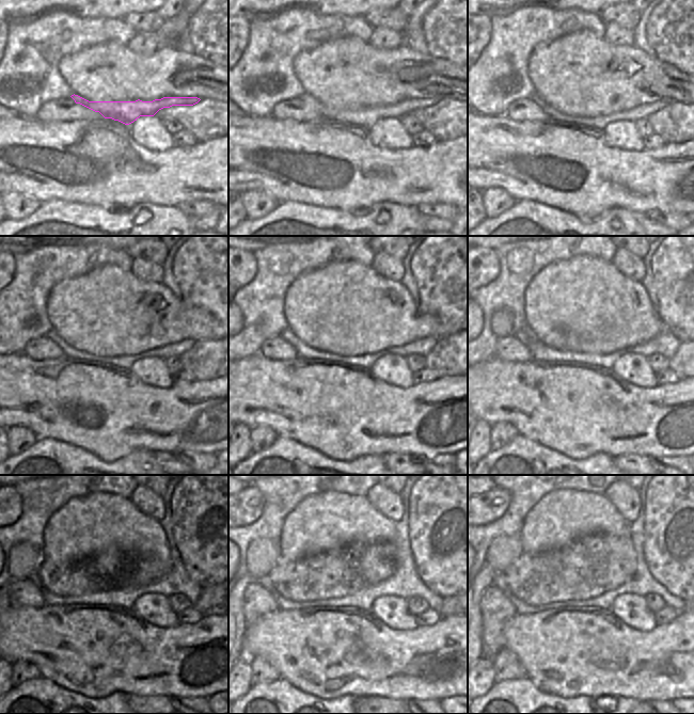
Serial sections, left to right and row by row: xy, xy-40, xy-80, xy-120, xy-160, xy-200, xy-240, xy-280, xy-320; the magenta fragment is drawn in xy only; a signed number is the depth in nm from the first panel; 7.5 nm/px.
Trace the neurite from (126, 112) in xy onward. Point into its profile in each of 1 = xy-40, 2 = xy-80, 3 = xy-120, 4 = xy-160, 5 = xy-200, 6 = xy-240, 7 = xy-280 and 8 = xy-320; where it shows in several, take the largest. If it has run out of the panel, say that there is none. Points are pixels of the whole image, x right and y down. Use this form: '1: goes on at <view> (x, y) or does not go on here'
1: goes on at xy-40 (365, 117)
2: goes on at xy-80 (647, 110)
3: goes on at xy-120 (177, 349)
4: goes on at xy-160 (422, 347)
5: goes on at xy-200 (664, 344)
6: goes on at xy-240 (125, 598)
7: goes on at xy-280 (398, 585)
8: goes on at xy-320 (641, 584)

